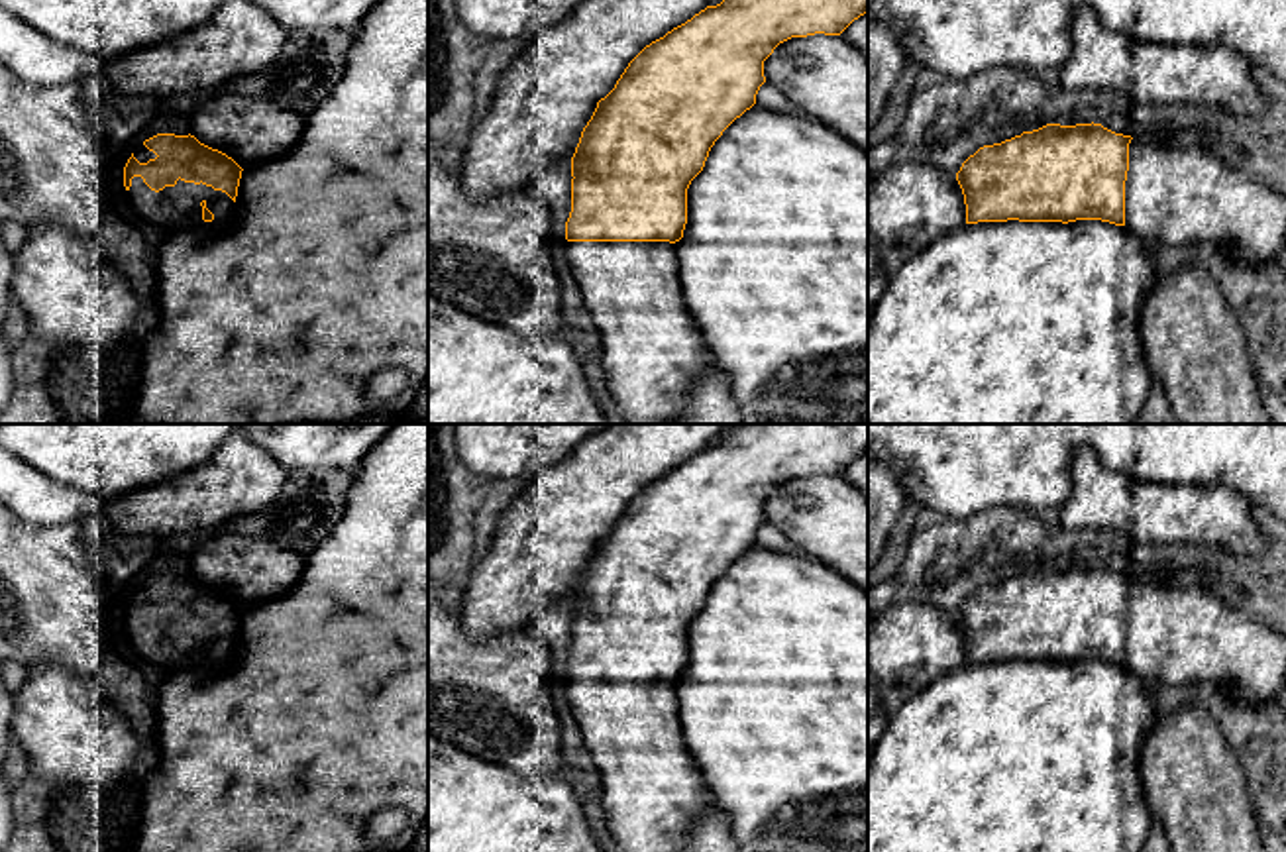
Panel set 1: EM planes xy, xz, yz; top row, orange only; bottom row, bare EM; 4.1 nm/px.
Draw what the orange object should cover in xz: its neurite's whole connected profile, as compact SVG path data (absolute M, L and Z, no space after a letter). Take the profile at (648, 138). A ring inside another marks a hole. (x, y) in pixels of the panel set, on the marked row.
M723 0L717 6L707 6L685 24L673 27L664 37L646 45L624 69L615 88L597 102L597 108L581 132L579 143L571 157L571 212L565 222L565 259L567 267L577 281L583 302L591 314L591 324L601 336L603 347L603 369L607 375L607 389L618 408L618 412L630 424L670 424L671 418L679 416L689 404L689 393L695 381L703 373L709 361L709 349L697 328L687 304L683 300L683 289L679 281L679 261L675 243L683 238L687 224L687 188L691 181L703 171L711 147L723 135L723 132L740 118L746 110L756 104L756 94L766 82L764 61L774 49L791 39L807 37L815 33L840 35L854 20L868 12L868 0Z

